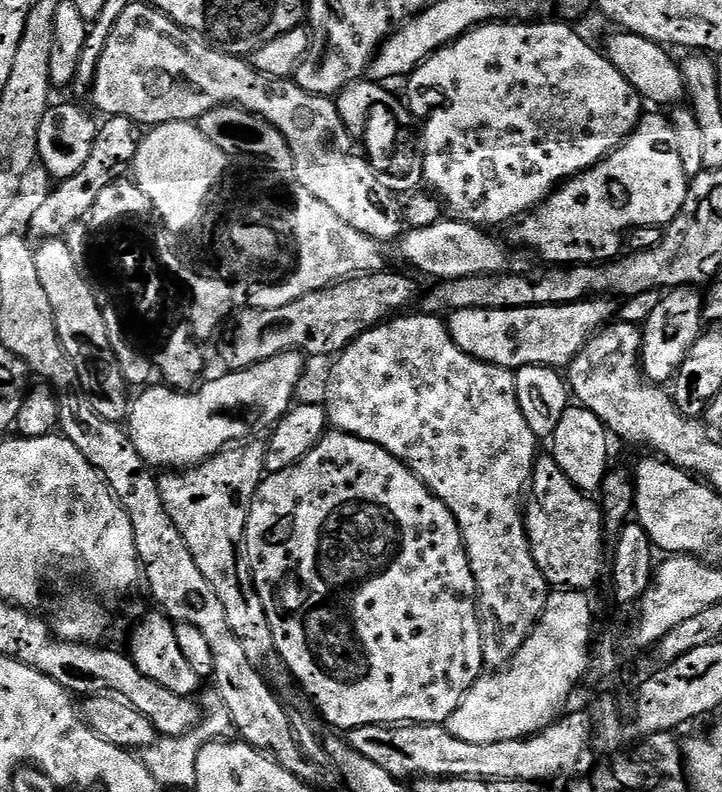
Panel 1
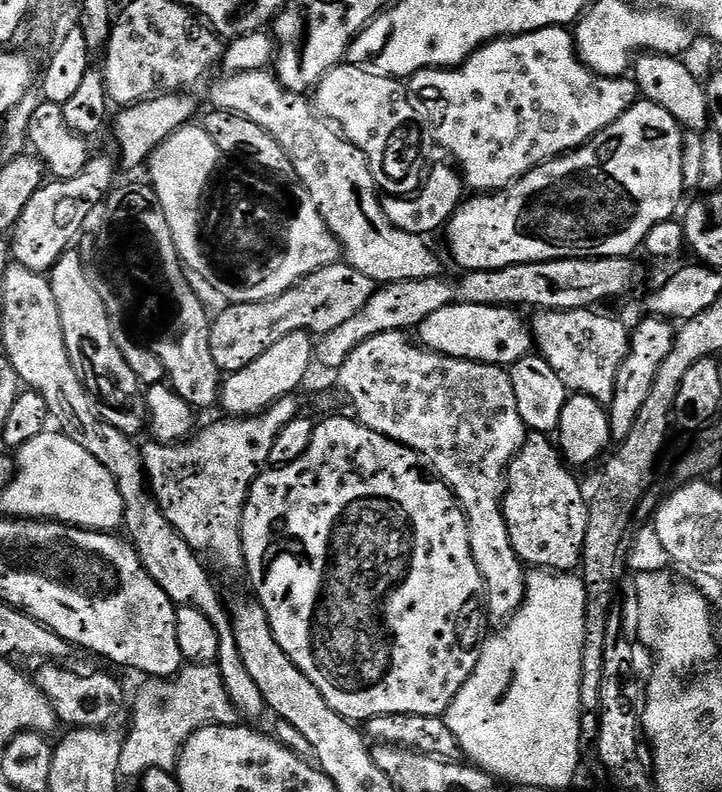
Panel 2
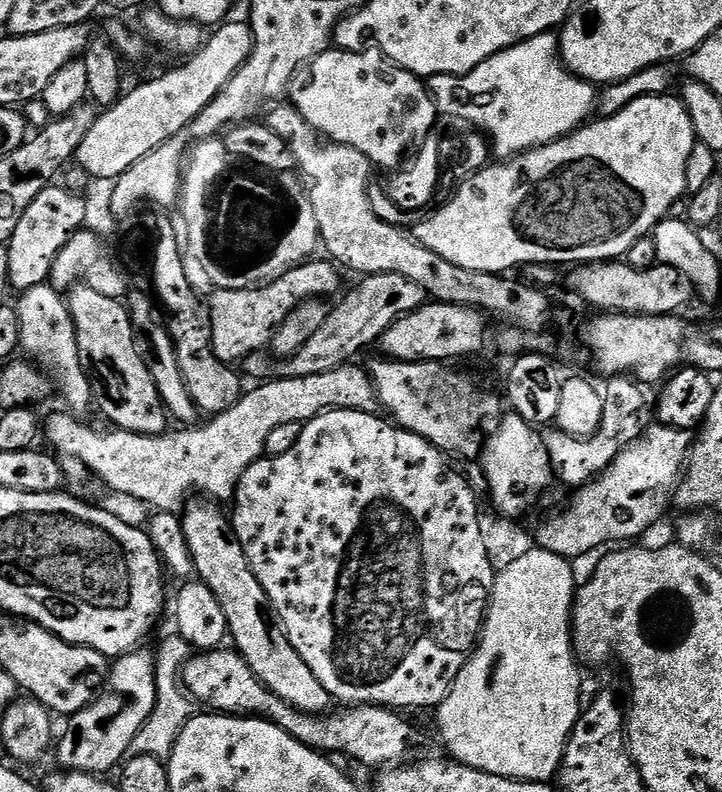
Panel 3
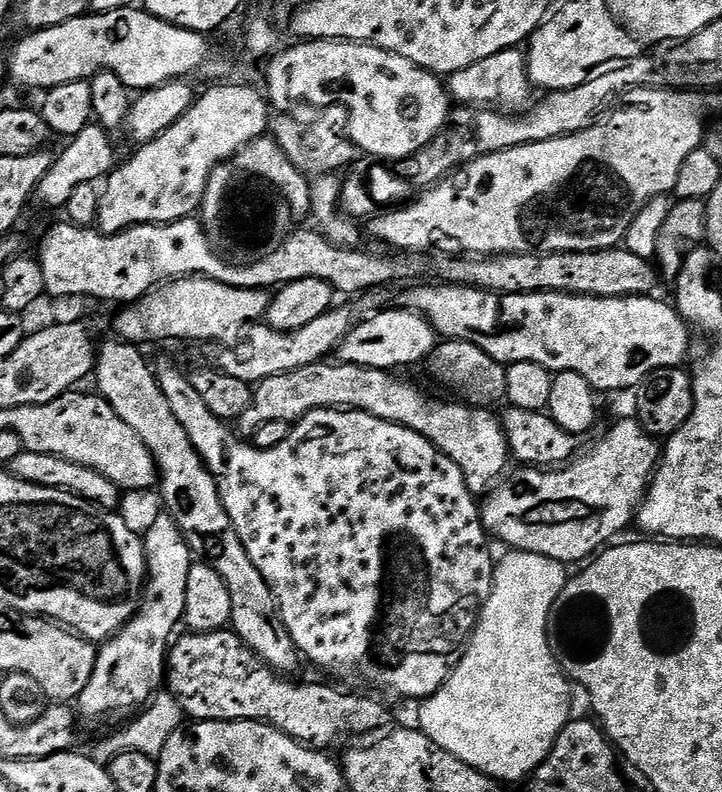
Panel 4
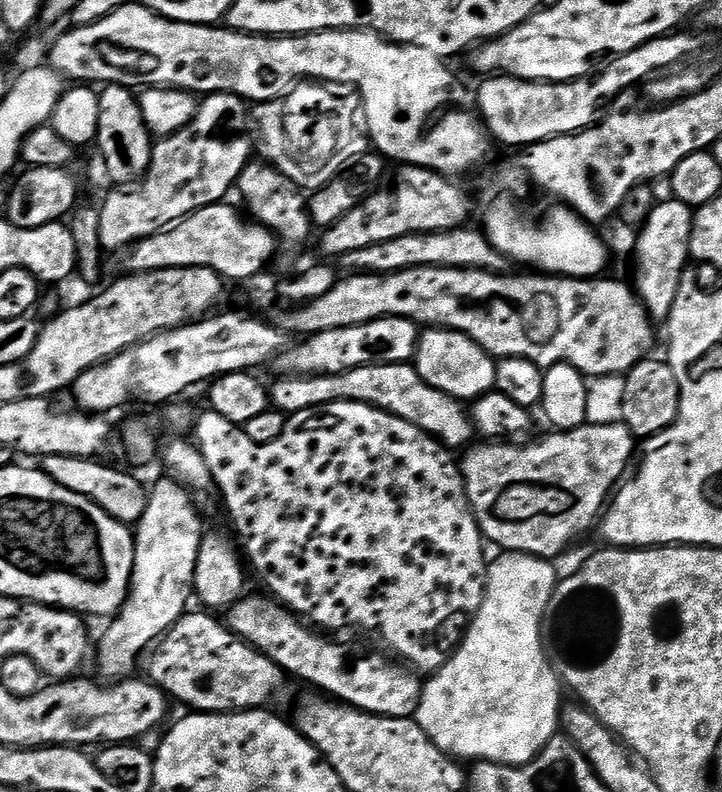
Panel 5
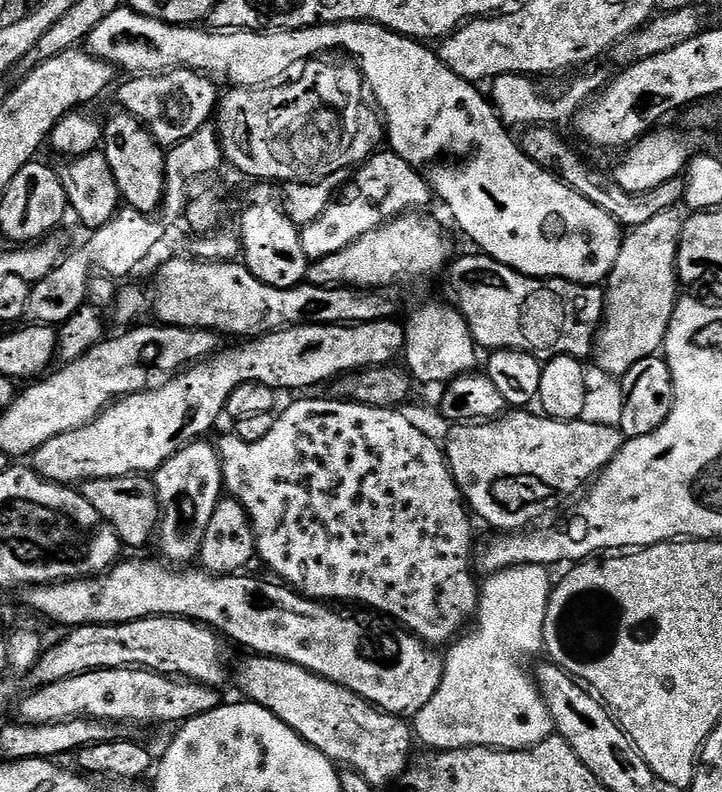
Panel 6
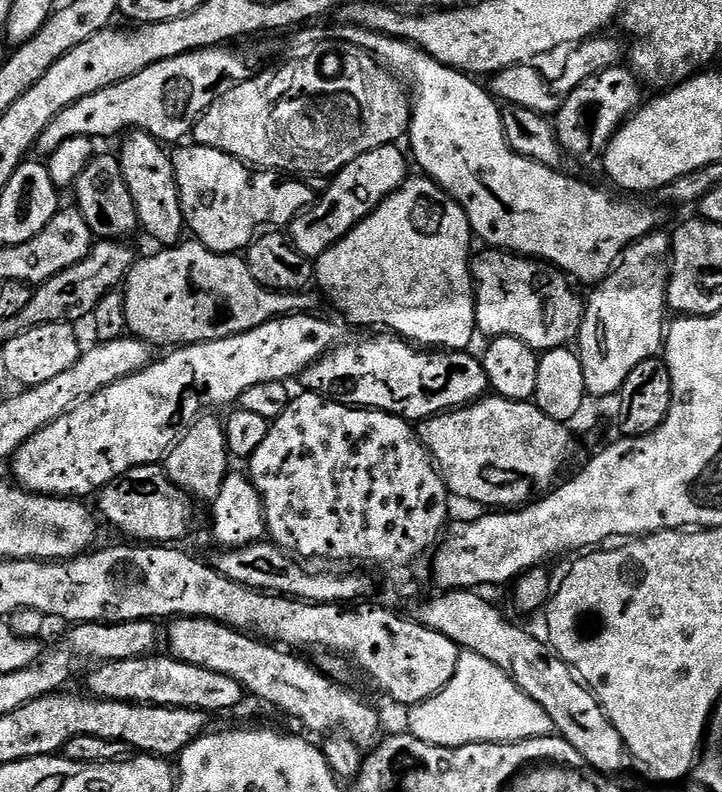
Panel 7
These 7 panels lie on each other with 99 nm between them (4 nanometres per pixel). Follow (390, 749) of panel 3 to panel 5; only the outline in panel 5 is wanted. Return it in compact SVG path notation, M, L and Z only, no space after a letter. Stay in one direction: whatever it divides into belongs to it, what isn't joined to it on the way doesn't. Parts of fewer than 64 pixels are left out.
M189 611L180 617L180 621L164 633L162 639L155 645L151 653L152 661L148 664L147 675L153 684L158 685L164 695L185 704L185 709L201 712L246 712L260 710L272 700L272 695L279 688L284 688L290 683L289 677L274 663L272 659L264 655L258 649L252 647L247 640L232 633L227 623L215 620L215 615L207 611Z

